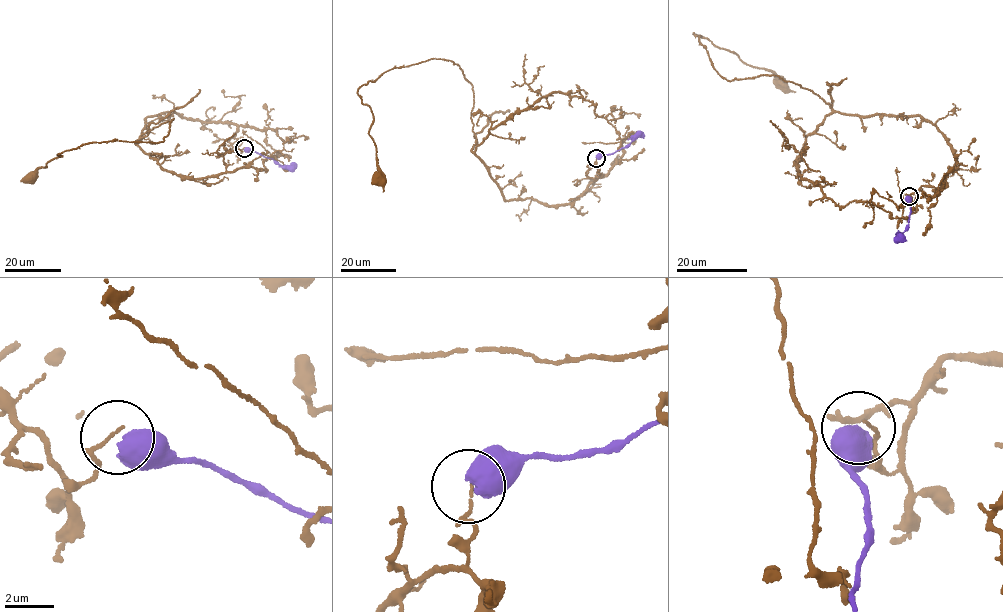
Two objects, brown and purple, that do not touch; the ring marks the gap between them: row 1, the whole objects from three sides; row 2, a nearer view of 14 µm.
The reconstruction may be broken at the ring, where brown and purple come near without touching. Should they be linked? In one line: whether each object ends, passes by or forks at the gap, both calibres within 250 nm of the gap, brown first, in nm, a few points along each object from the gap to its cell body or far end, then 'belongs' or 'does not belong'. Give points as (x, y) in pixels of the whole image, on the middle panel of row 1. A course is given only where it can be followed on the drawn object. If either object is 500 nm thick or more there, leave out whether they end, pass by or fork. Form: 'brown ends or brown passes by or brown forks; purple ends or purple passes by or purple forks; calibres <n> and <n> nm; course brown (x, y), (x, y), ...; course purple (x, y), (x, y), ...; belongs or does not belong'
calibres 110 and 600 nm; course brown (596, 158), (570, 202), (507, 201), (472, 152), (473, 86), (431, 59), (359, 87), (377, 177); course purple (596, 157), (612, 153), (643, 133); does not belong

